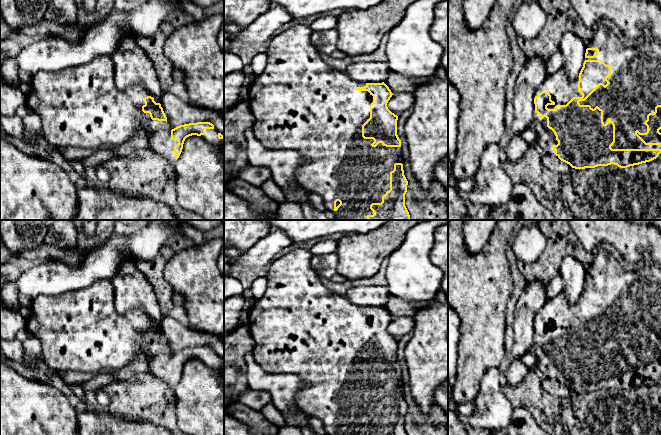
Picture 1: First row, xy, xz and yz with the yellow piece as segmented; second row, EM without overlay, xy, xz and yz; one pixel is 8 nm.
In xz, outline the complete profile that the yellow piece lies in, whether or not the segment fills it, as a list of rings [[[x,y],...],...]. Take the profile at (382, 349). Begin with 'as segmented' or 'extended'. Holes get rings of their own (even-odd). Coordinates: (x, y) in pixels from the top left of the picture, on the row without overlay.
extended; [[[296,248],[269,263],[269,269],[265,276],[268,282],[267,289],[262,298],[255,301],[249,314],[248,325],[253,338],[250,349],[254,361],[266,373],[289,373],[302,379],[307,385],[296,393],[295,402],[308,417],[319,419],[328,435],[408,435],[405,430],[408,405],[403,394],[401,364],[397,359],[398,340],[387,331],[387,327],[393,319],[391,314],[384,306],[356,306],[346,296],[329,290],[322,284],[321,278],[311,266],[312,256],[309,250]]]

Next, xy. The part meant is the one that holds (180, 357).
extended; [[[98,280],[83,289],[67,291],[57,296],[38,296],[32,299],[29,306],[32,315],[27,319],[26,328],[41,343],[39,359],[57,373],[63,371],[81,371],[95,374],[103,371],[116,372],[131,362],[138,354],[142,354],[144,358],[150,358],[147,363],[149,372],[160,379],[167,387],[166,399],[175,408],[175,387],[182,376],[187,361],[201,360],[206,366],[217,370],[224,365],[224,360],[210,346],[189,347],[177,351],[168,348],[161,328],[156,327],[154,322],[148,319],[148,315],[140,309],[118,314],[115,309],[113,285],[109,280]]]

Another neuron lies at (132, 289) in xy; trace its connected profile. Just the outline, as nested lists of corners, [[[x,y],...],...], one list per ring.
[[[125,259],[111,279],[111,283],[118,314],[140,309],[148,315],[148,320],[153,321],[156,327],[160,327],[163,319],[161,306],[151,283],[135,263]]]

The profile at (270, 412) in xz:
[[[270,403],[266,405],[262,411],[261,414],[263,417],[267,420],[269,420],[272,424],[276,425],[278,428],[284,426],[285,423],[285,417],[283,414],[274,406],[273,403]]]

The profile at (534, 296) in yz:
[[[539,280],[528,282],[518,300],[513,324],[514,343],[511,348],[513,360],[532,350],[535,338],[535,315],[547,302],[547,287]]]

